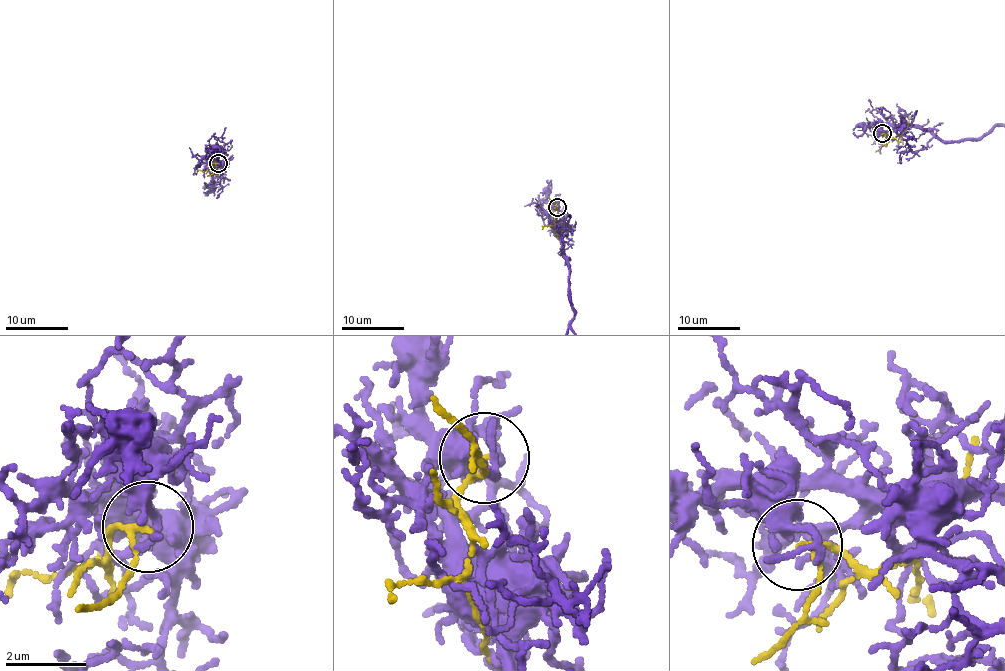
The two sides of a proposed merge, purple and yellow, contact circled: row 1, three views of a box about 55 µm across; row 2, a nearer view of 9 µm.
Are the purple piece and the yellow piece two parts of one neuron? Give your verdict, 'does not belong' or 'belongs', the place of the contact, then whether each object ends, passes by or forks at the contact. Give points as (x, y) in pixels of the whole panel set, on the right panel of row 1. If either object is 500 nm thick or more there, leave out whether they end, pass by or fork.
does not belong | (882, 133) | purple ends | yellow passes by

